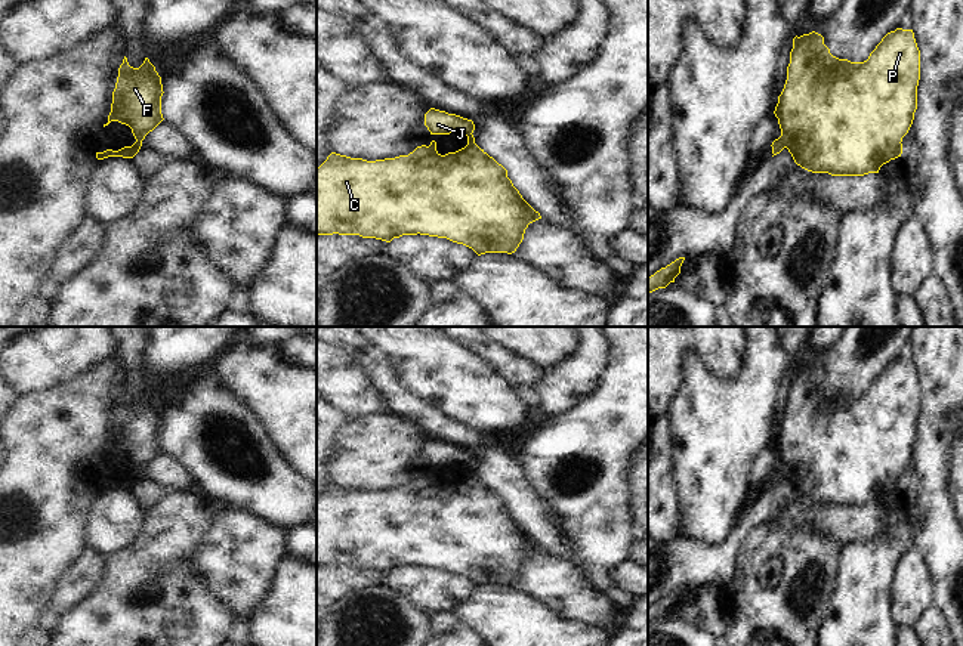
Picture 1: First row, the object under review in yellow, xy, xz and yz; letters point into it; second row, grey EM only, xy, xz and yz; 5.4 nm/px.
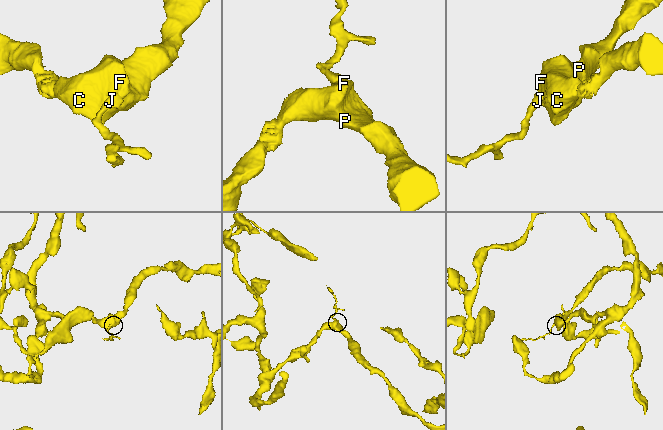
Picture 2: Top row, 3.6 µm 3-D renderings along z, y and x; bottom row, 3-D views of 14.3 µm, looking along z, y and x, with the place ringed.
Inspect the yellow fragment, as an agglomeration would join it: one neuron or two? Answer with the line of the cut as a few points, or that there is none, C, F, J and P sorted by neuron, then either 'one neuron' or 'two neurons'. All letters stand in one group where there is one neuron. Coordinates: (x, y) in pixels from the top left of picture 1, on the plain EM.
xy (136, 472), (136, 479), (129, 488) | C F P / J | two neurons

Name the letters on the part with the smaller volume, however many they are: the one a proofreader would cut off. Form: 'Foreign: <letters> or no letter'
Foreign: J

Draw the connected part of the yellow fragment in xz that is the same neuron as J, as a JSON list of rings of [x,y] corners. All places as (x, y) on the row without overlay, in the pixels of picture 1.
[[[430,439],[425,445],[425,457],[430,463],[430,466],[472,466],[475,461],[475,455],[472,451],[463,449],[456,445],[448,445],[445,442],[439,442]]]

